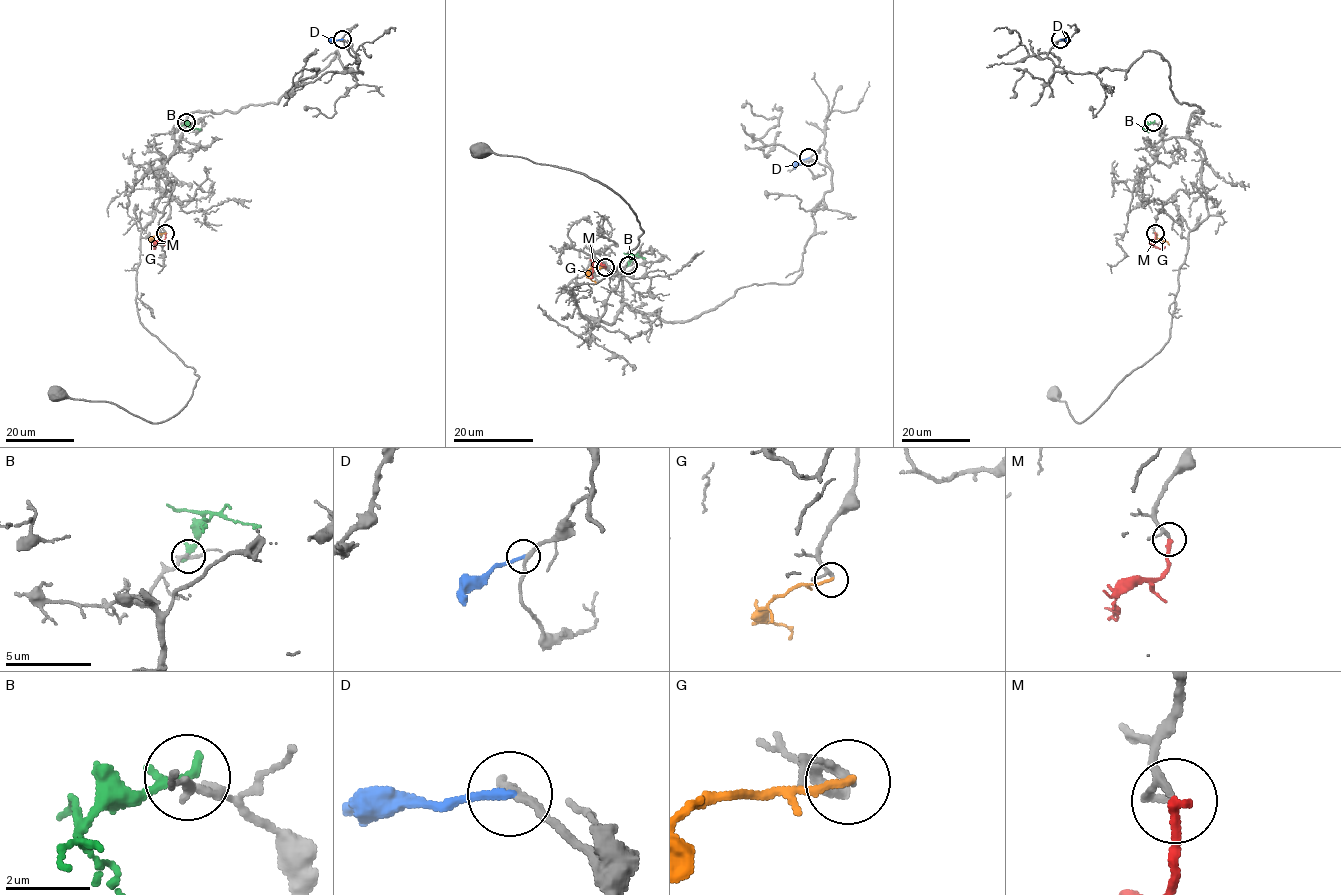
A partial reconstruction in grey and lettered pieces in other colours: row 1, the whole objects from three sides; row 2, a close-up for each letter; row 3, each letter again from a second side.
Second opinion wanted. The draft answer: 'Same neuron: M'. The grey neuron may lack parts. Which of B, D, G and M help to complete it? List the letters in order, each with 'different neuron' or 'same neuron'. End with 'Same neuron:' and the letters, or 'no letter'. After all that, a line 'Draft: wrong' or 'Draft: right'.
B: different neuron
D: different neuron
G: different neuron
M: same neuron
Same neuron: M
Draft: right

